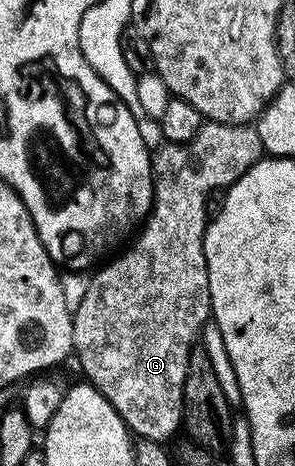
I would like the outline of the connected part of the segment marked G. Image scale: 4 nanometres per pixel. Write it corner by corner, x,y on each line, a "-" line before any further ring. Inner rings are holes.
205,121
202,122
201,127
195,133
195,137
191,137
189,143
165,143
161,145
158,151
154,150
152,152
151,158
153,160
153,209
144,220
143,226
136,232
136,235
138,235
133,247
127,248
118,259
111,260
106,267
98,266
92,272
87,285
87,297
83,297
79,309
73,312
73,355
75,360
77,359
78,365
81,366
82,373
85,374
82,376
92,387
99,389
99,393
103,393
103,397
107,397
107,401
111,401
115,413
119,413
121,420
125,422
126,427
137,439
168,444
170,442
169,438
176,431
180,432
182,430
185,413
183,381
187,377
187,361
198,342
201,330
205,328
206,323
210,322
213,310
211,297
209,296
209,274
207,273
207,257
205,256
205,228
207,226
205,198
212,191
219,190
218,192
220,192
222,189
232,187
233,182
239,177
243,177
243,173
247,173
247,169
251,169
251,165
255,165
263,158
263,148
256,126
248,123

